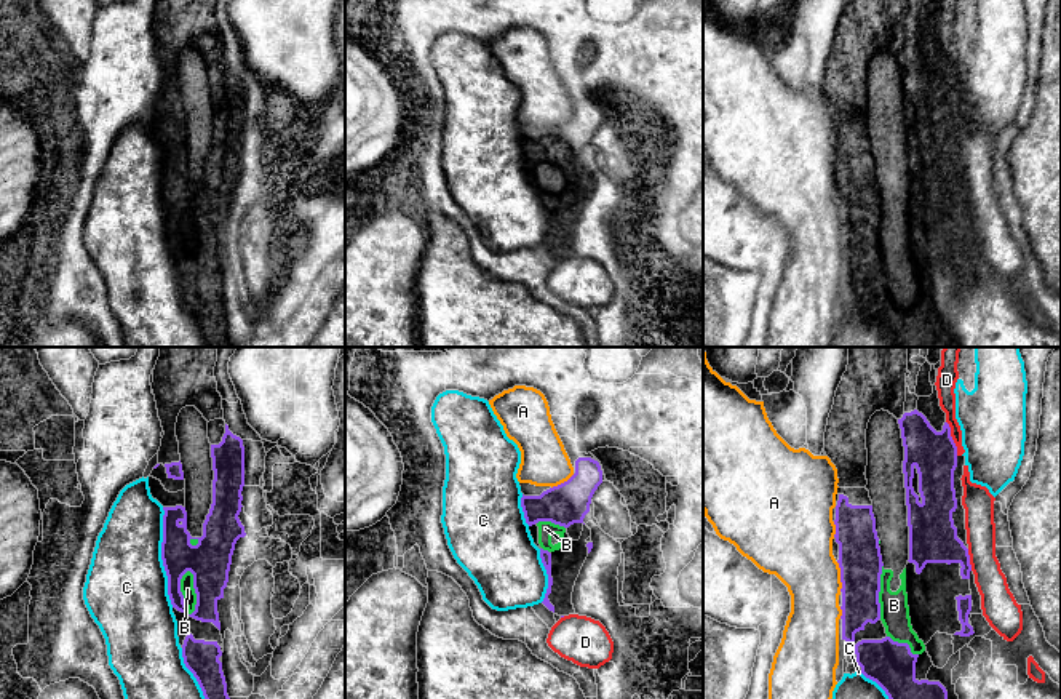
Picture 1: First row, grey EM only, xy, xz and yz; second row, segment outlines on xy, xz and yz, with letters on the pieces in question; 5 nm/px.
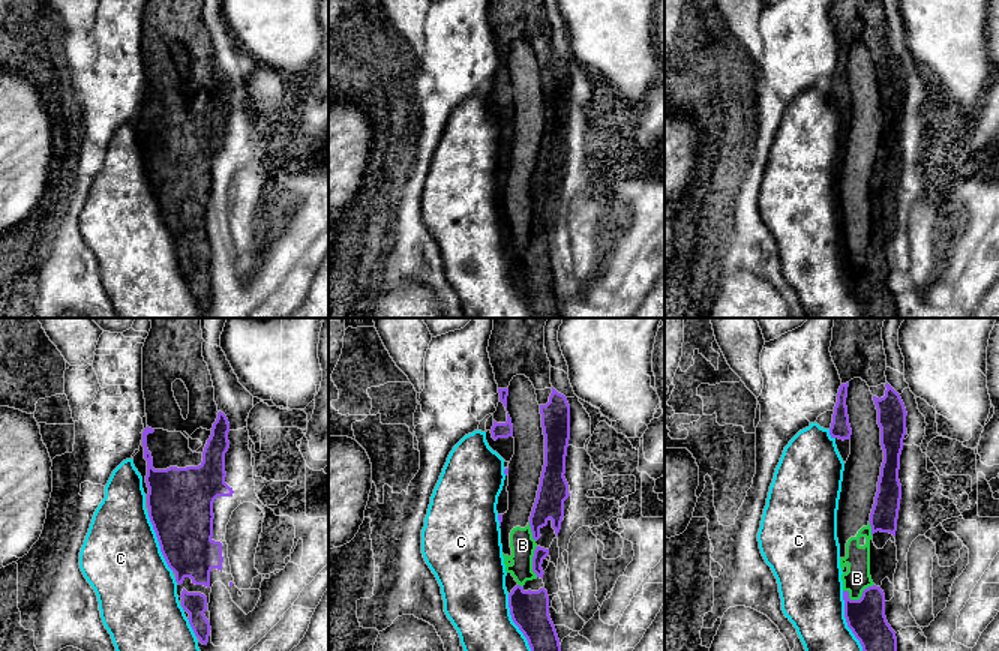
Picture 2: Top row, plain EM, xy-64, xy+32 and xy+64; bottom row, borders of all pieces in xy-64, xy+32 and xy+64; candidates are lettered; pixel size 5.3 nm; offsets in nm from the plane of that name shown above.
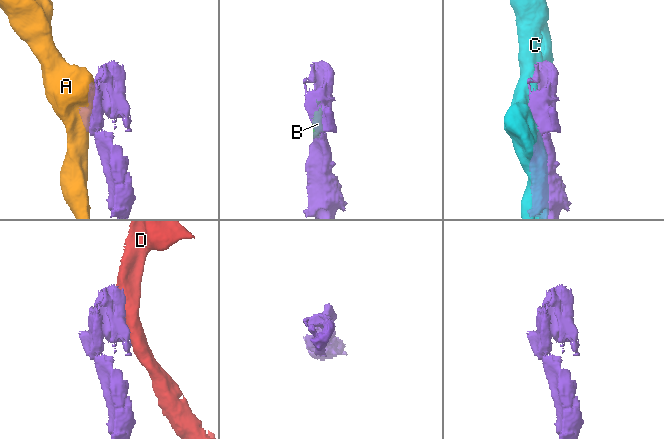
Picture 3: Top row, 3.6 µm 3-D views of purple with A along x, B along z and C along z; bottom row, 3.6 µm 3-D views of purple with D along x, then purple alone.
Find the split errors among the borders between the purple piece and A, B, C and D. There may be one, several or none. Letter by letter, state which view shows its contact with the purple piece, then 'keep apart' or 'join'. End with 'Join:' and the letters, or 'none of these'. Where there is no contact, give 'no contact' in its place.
A: yz | keep apart
B: xy | join
C: xy | keep apart
D: yz | keep apart
Join: B

